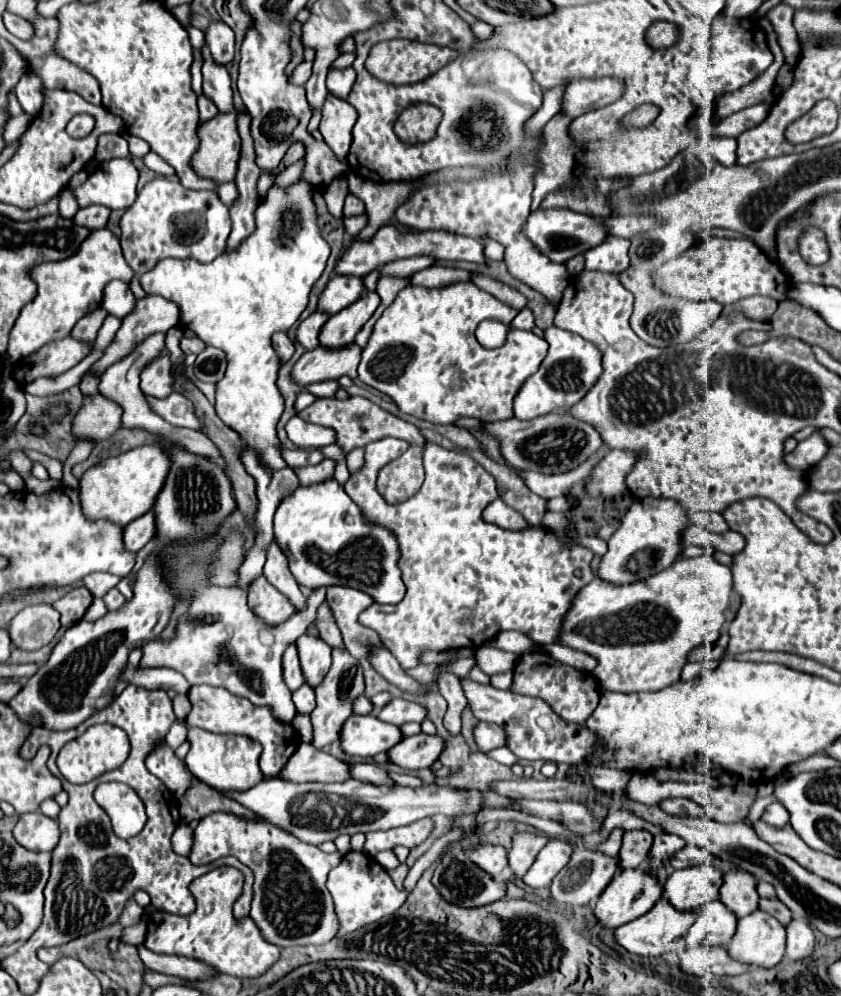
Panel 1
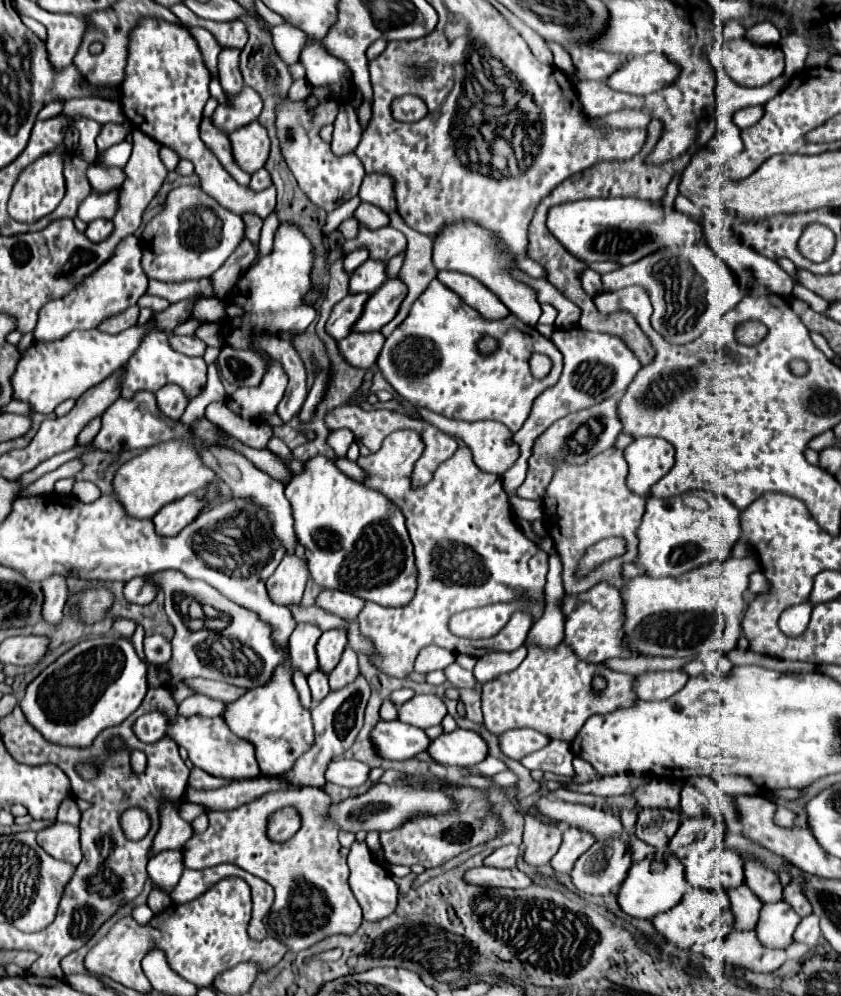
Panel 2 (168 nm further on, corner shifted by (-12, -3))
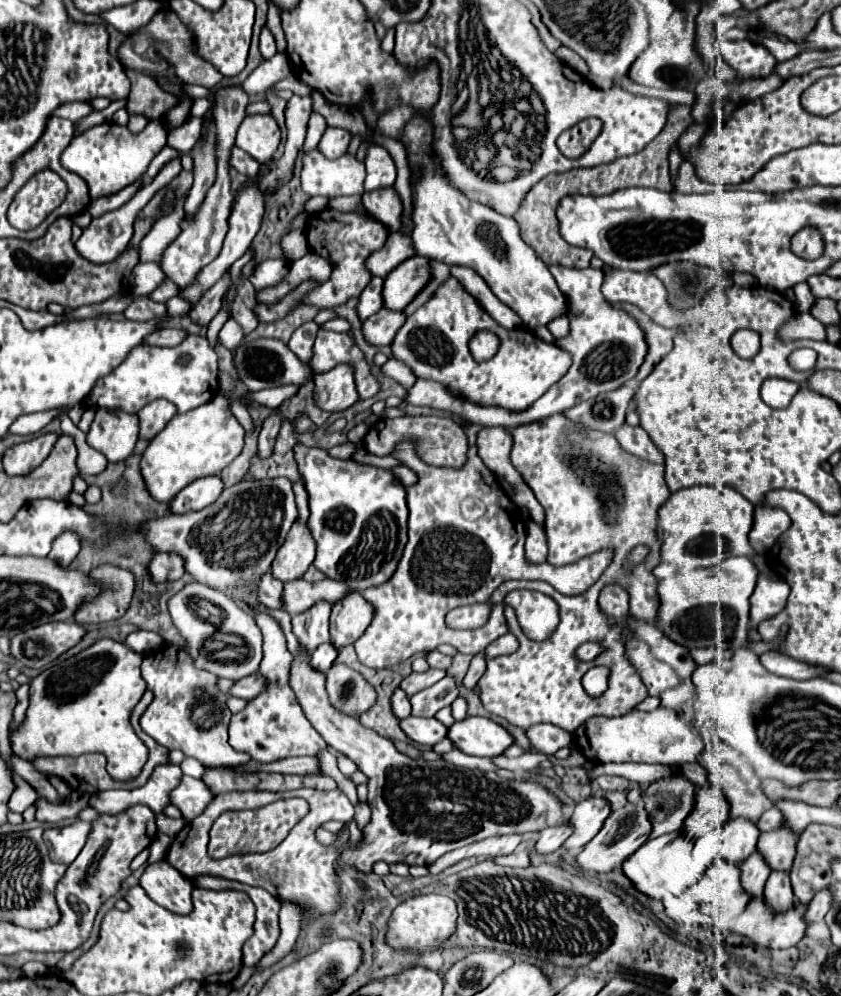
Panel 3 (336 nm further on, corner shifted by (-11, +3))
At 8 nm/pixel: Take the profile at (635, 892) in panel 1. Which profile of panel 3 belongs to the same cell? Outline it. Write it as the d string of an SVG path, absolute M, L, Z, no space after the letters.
M675 830L645 842L645 846L641 846L641 850L637 850L637 854L629 858L629 862L623 862L623 870L633 880L637 890L655 900L663 900L665 896L681 894L687 886L695 882L693 868L687 866L687 856L691 856L691 848L693 840L687 838L681 830Z

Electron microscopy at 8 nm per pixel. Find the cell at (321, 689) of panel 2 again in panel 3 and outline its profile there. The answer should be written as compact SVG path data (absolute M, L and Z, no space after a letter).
M325 642L321 644L313 654L311 654L311 664L317 668L317 670L329 670L329 666L335 662L337 658L337 648L331 644L331 642Z

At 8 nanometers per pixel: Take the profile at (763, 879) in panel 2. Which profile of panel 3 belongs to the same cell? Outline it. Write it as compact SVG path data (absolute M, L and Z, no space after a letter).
M783 820L777 830L771 830L759 836L757 850L763 854L771 870L791 870L797 840L799 836Z

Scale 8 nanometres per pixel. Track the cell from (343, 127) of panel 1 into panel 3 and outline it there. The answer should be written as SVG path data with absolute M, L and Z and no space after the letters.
M329 126L329 128L325 130L325 134L321 136L317 150L319 150L325 158L335 160L335 158L339 158L341 154L347 152L349 142L351 142L351 134L349 134L347 130L331 128L331 126Z

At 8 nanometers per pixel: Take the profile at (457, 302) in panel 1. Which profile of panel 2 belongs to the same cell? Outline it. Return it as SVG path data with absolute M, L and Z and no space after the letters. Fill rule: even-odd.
M432 280L412 304L406 320L386 338L376 364L388 384L408 400L412 408L426 408L446 418L467 422L495 420L518 432L530 414L532 400L558 382L562 354L538 330L520 324L514 314L502 320L486 320L450 288ZM484 336L492 336L498 342L490 354L478 350L478 342ZM532 352L552 358L554 366L546 380L536 380L530 374L528 360Z

